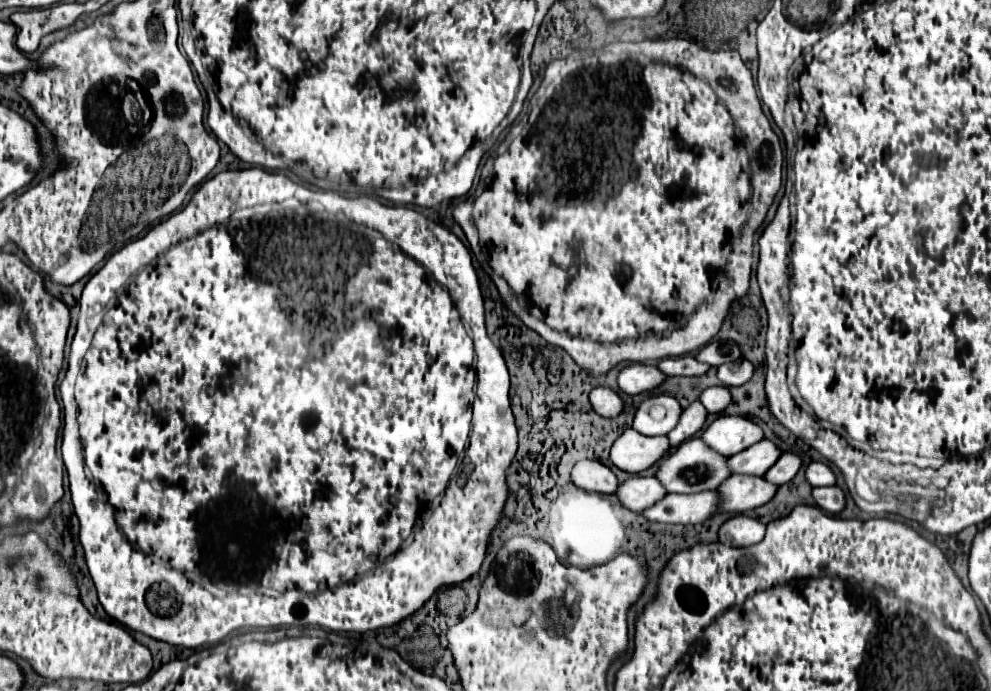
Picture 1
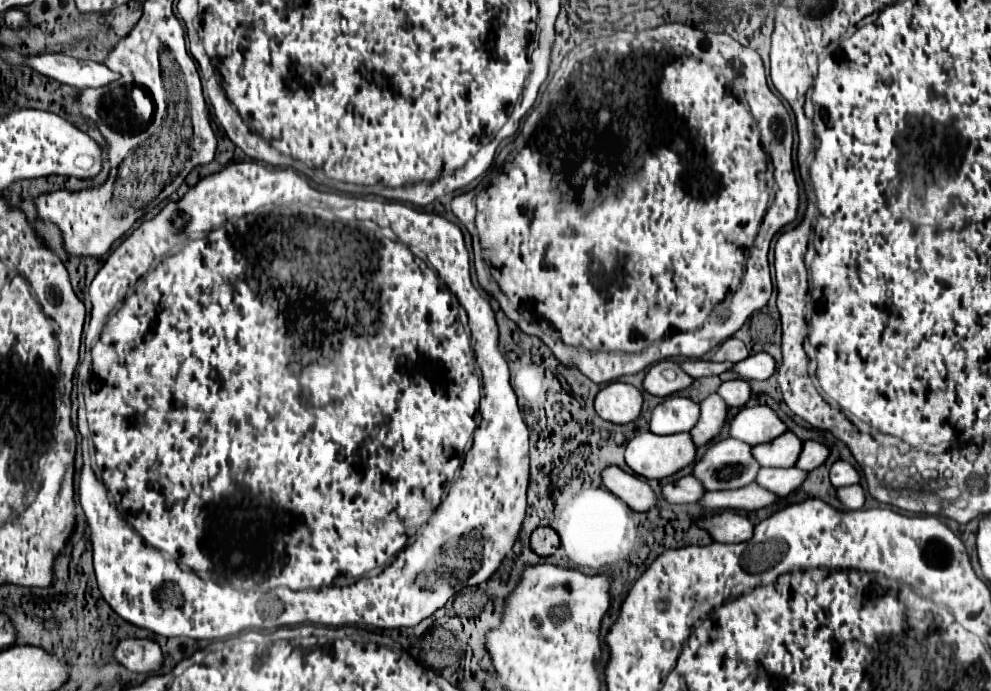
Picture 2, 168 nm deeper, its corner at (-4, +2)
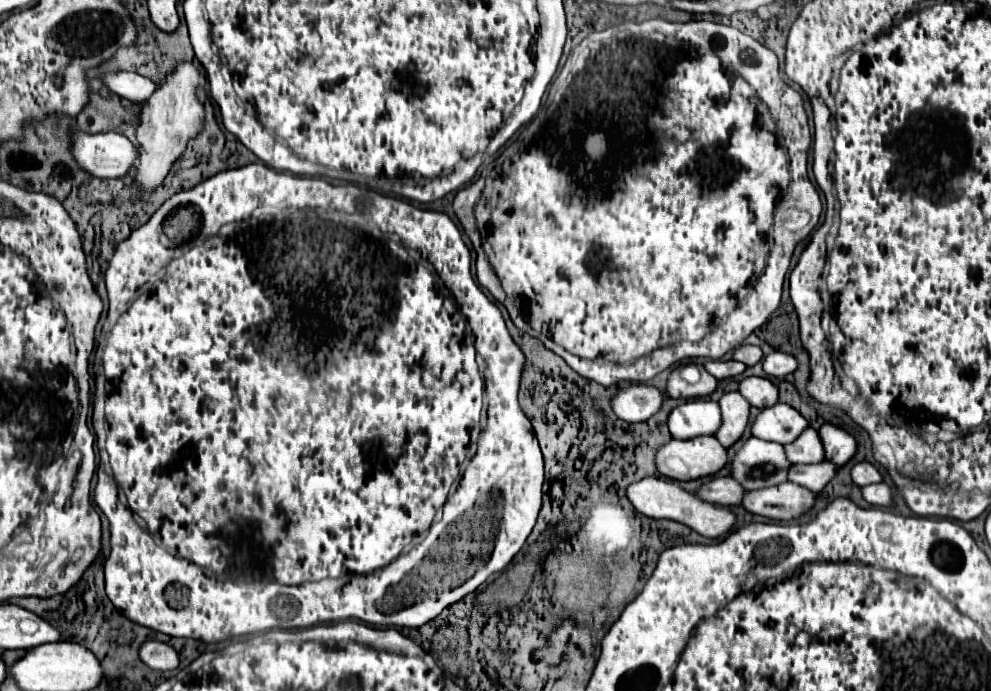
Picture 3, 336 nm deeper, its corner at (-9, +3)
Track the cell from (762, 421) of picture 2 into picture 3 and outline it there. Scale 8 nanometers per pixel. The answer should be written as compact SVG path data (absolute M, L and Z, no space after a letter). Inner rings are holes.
M777 403L763 409L763 413L753 423L753 435L765 441L775 441L781 445L793 443L805 429L809 421L791 405Z

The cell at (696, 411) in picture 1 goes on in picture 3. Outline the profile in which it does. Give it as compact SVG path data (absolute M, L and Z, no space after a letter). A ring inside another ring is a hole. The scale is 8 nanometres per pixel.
M739 391L723 395L719 405L721 405L721 413L723 413L723 425L719 427L715 437L719 439L719 443L723 447L731 447L735 441L741 439L741 435L749 423L751 405Z

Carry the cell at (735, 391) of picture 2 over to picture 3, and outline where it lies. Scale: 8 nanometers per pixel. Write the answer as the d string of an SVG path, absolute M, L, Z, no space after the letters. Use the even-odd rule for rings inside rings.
M747 377L739 383L739 393L749 399L753 407L773 407L779 401L779 389L767 377Z

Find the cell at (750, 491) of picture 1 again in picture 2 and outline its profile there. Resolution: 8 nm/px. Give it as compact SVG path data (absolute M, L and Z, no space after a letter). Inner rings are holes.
M760 468L756 476L756 484L770 490L776 496L788 496L792 490L796 490L806 478L806 472L798 468Z

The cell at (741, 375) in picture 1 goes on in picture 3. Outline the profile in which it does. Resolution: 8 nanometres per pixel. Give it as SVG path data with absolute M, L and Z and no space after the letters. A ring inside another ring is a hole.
M775 351L771 355L767 355L763 359L763 369L767 375L773 375L773 377L787 377L789 373L793 373L797 369L797 359L793 355L787 355L787 353L781 353L781 351Z

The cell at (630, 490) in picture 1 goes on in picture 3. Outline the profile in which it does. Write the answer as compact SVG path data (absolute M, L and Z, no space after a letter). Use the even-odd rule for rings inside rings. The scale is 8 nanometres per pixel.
M713 477L707 485L701 487L697 495L709 503L717 503L723 507L735 507L735 505L741 505L741 497L745 493L747 491L743 489L743 485L737 485L733 477Z

